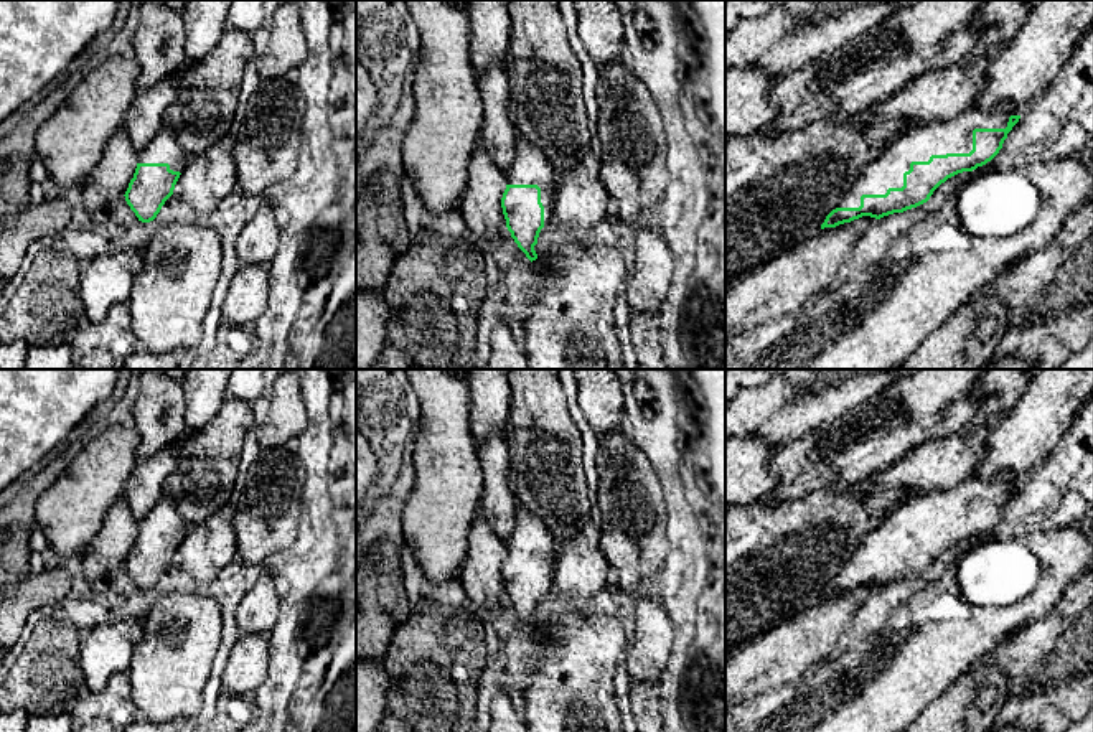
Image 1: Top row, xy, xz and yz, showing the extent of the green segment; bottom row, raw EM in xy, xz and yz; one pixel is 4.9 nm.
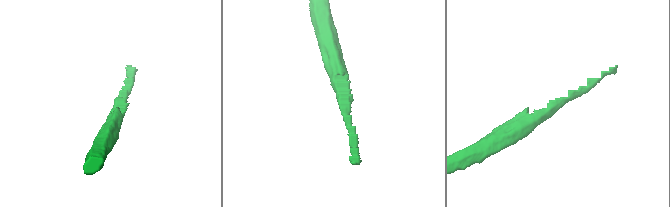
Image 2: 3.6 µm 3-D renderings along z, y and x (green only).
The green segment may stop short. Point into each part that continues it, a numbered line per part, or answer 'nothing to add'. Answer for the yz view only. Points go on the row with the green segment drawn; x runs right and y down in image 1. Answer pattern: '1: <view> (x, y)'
1: yz (953, 136)

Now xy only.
1: xy (162, 149)

